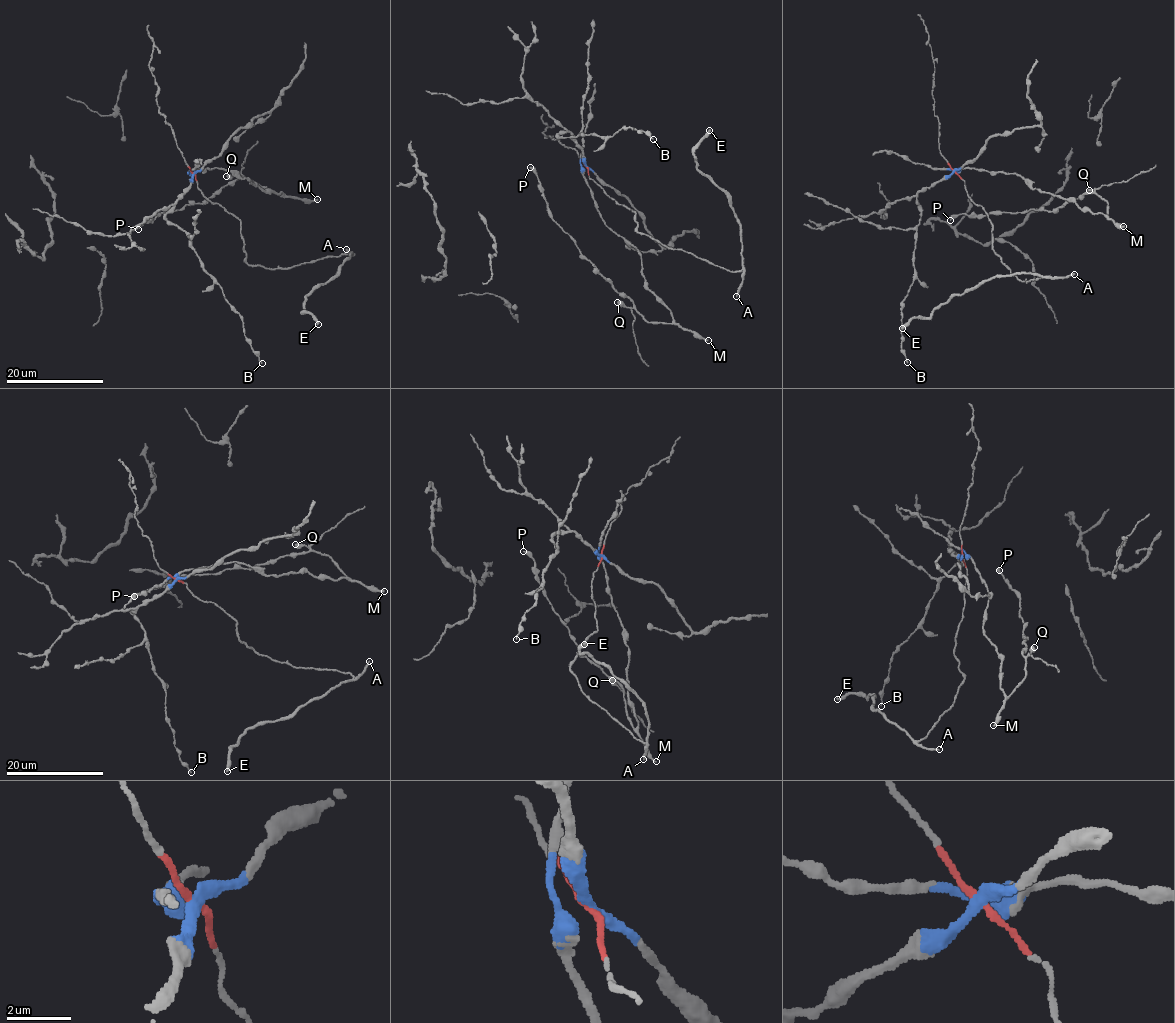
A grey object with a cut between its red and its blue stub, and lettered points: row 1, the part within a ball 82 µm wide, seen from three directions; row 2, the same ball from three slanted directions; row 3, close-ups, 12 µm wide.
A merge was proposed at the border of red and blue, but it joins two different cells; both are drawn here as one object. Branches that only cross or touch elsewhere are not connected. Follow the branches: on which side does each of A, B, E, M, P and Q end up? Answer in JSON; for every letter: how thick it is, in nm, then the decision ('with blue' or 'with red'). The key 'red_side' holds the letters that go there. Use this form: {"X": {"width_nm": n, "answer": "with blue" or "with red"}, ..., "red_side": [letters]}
{"A": {"width_nm": 240, "answer": "with red"}, "B": {"width_nm": 150, "answer": "with blue"}, "E": {"width_nm": 400, "answer": "with red"}, "M": {"width_nm": 280, "answer": "with blue"}, "P": {"width_nm": 260, "answer": "with blue"}, "Q": {"width_nm": 600, "answer": "with blue"}, "red_side": ["A", "E"]}

